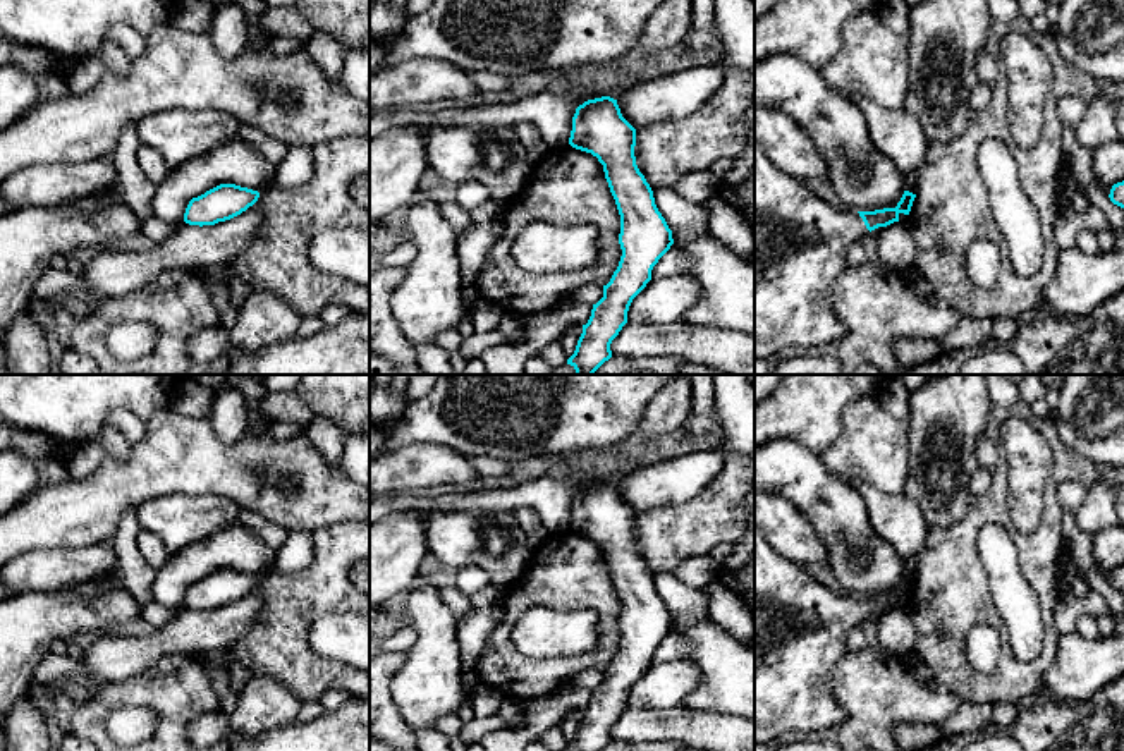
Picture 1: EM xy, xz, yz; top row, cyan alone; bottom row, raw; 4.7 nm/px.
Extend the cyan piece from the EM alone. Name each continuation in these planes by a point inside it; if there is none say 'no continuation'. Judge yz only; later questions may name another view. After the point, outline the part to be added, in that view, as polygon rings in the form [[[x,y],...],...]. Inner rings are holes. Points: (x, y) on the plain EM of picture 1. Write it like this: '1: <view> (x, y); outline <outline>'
1: yz (801, 628); outline [[[754,528],[754,744],[792,732],[822,737],[846,718],[832,693],[834,667],[847,651],[849,632],[868,619],[858,596],[834,593],[806,567],[777,553]]]

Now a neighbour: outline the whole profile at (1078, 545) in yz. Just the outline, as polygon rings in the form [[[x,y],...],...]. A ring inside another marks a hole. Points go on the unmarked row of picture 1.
[[[1064,509],[1062,512],[1062,529],[1069,541],[1069,555],[1072,557],[1074,564],[1078,565],[1079,572],[1084,571],[1097,571],[1103,579],[1110,579],[1112,571],[1098,565],[1088,555],[1088,540],[1083,536],[1076,524],[1074,512]]]

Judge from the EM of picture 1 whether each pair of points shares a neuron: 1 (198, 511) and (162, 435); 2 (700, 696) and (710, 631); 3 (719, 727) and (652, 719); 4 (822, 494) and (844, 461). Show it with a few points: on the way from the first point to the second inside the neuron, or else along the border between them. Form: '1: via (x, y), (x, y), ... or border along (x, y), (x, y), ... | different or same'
1: border along (152, 497), (165, 494), (219, 494), (231, 500) | different
2: via (710, 681), (710, 647) | same
3: via (702, 727), (669, 726) | same
4: border along (818, 456), (834, 473), (849, 482) | different

